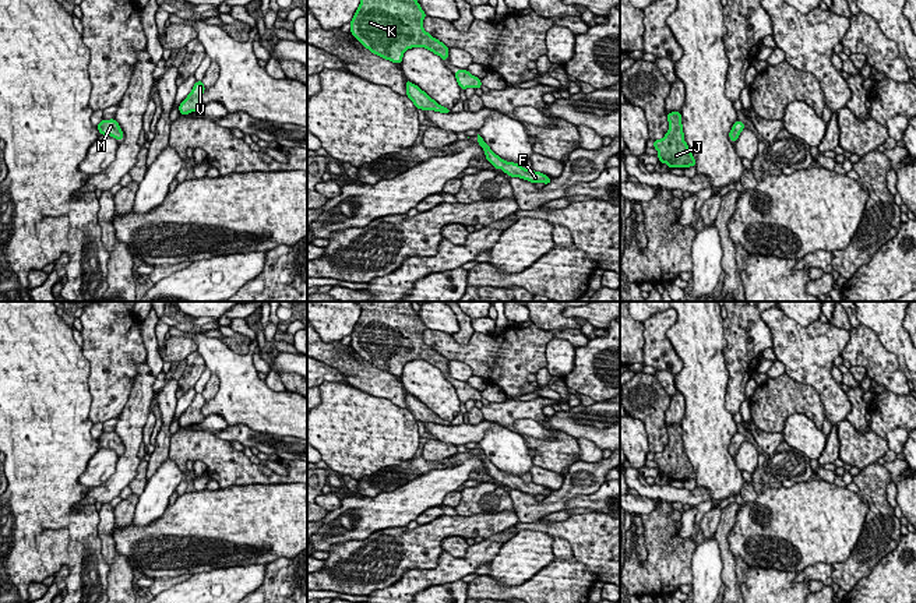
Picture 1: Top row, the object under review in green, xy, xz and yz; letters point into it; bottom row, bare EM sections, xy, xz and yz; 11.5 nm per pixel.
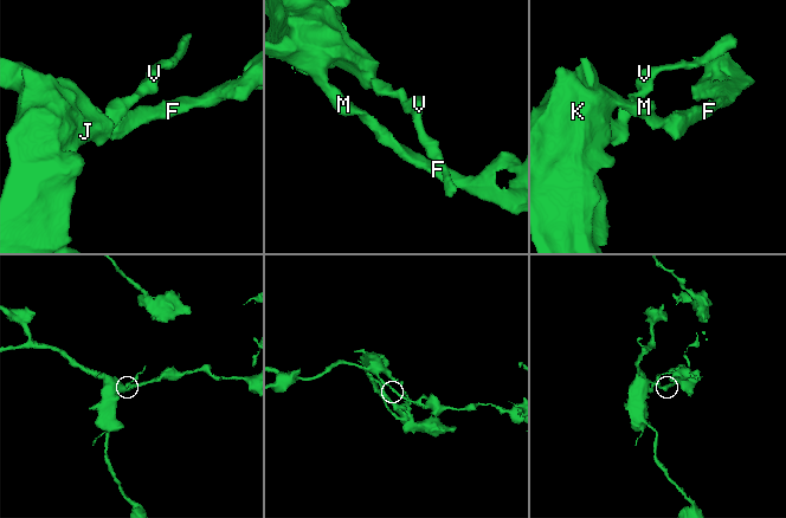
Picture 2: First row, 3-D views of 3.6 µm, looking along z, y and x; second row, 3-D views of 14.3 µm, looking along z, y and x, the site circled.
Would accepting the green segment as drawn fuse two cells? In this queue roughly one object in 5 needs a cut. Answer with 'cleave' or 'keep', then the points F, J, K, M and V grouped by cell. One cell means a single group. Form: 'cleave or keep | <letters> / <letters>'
keep | F J K M V

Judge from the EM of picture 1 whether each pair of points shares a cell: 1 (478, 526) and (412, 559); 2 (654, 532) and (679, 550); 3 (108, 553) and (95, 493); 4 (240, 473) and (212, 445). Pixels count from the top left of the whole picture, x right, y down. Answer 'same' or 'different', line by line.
1: same
2: same
3: different
4: same

